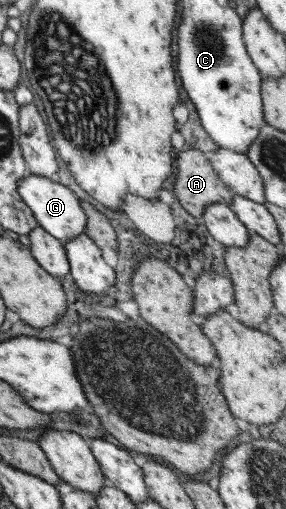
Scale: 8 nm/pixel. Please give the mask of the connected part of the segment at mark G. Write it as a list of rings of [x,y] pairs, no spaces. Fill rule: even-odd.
[[[28,174],[21,180],[17,180],[16,191],[23,203],[31,210],[37,225],[43,228],[44,232],[53,236],[61,245],[85,233],[85,213],[79,205],[79,199],[69,188],[58,183],[55,178]]]

